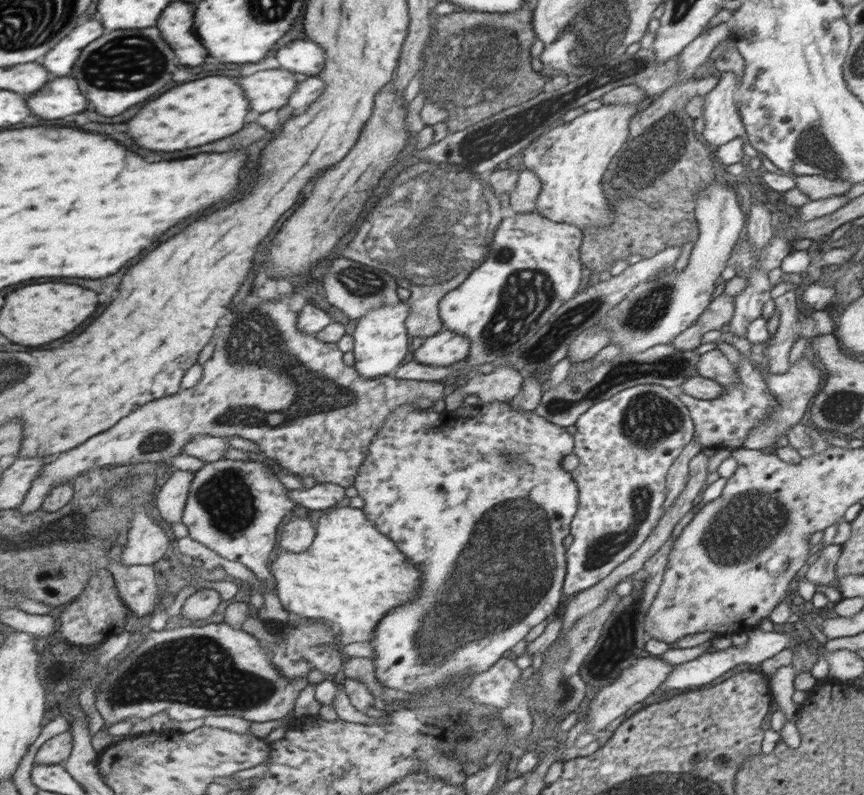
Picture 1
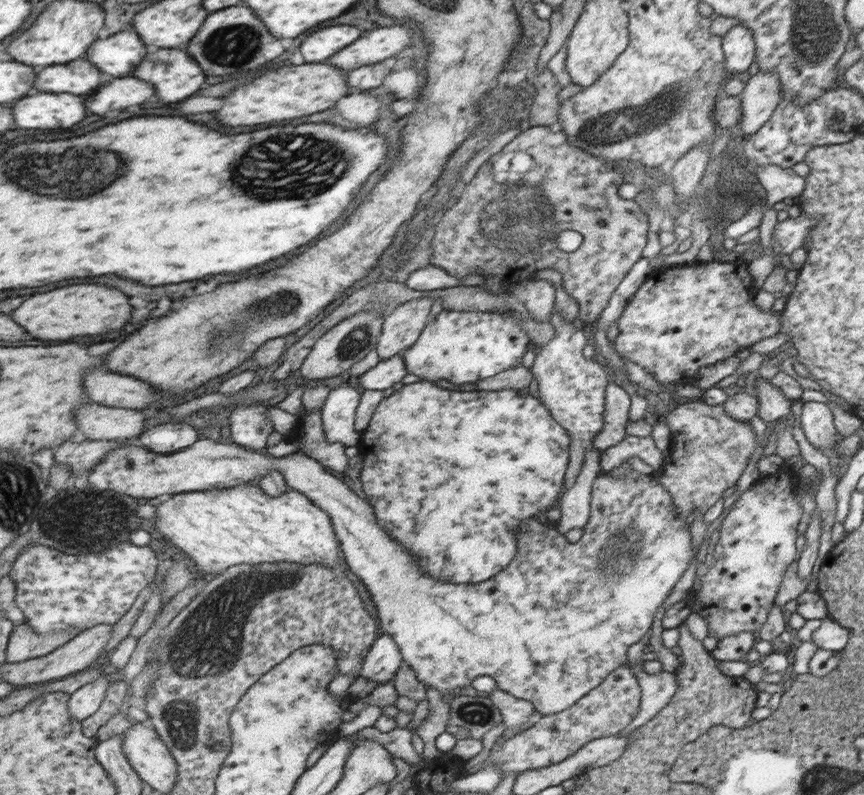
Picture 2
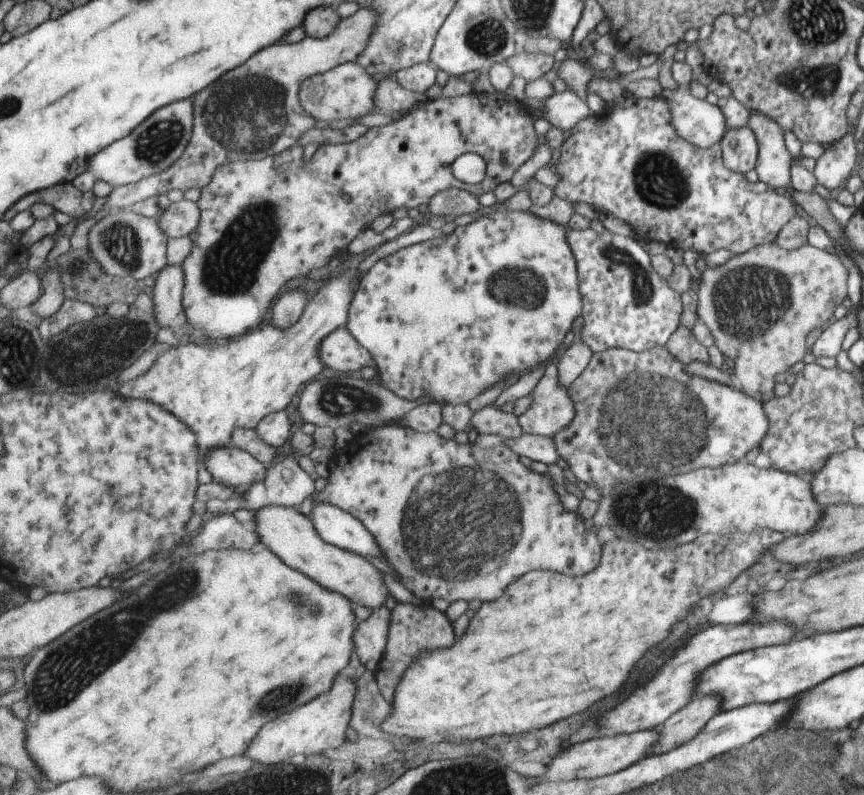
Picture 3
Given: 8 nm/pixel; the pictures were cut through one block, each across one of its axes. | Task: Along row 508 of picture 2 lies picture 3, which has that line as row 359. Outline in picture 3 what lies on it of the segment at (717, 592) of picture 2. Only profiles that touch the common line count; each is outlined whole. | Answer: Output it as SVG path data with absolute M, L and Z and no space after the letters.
M774 242L756 246L732 255L724 264L706 267L699 274L697 319L709 328L715 348L733 362L731 377L736 387L762 403L773 398L775 374L789 370L803 358L803 339L811 330L821 329L829 322L835 306L847 294L847 286L843 286L845 270L835 253L807 243L796 249L782 249Z

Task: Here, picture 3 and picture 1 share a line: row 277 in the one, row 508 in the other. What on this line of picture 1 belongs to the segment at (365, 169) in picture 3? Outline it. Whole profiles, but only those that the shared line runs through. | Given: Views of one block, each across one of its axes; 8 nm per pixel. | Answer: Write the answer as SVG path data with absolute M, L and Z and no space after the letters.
M222 459L215 463L207 463L195 475L182 520L189 528L190 538L193 541L200 542L214 551L215 554L227 560L236 560L242 563L263 580L264 591L267 593L262 595L264 600L263 608L257 611L259 620L265 619L276 624L287 624L288 612L282 607L277 592L277 581L270 567L267 567L267 561L269 564L274 557L271 552L273 552L273 548L279 542L279 528L281 528L281 524L289 516L295 516L297 508L301 508L302 505L290 498L290 490L279 480L278 472L283 471L277 467L269 469L269 466L265 466L263 462Z

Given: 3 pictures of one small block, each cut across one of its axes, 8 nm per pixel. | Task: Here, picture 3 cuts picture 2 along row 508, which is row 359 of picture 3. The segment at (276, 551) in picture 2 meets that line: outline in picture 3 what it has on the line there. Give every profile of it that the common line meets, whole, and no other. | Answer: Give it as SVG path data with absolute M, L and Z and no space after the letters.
M345 264L322 284L297 323L284 329L269 323L263 328L256 328L244 338L228 343L206 337L200 344L183 340L176 347L165 350L143 375L125 382L121 394L127 398L149 398L184 420L196 432L202 456L221 445L231 445L233 431L240 428L255 429L268 414L285 410L299 394L299 390L325 370L326 364L320 355L321 345L332 332L349 323L355 294L353 287L357 284L357 267L351 268Z

